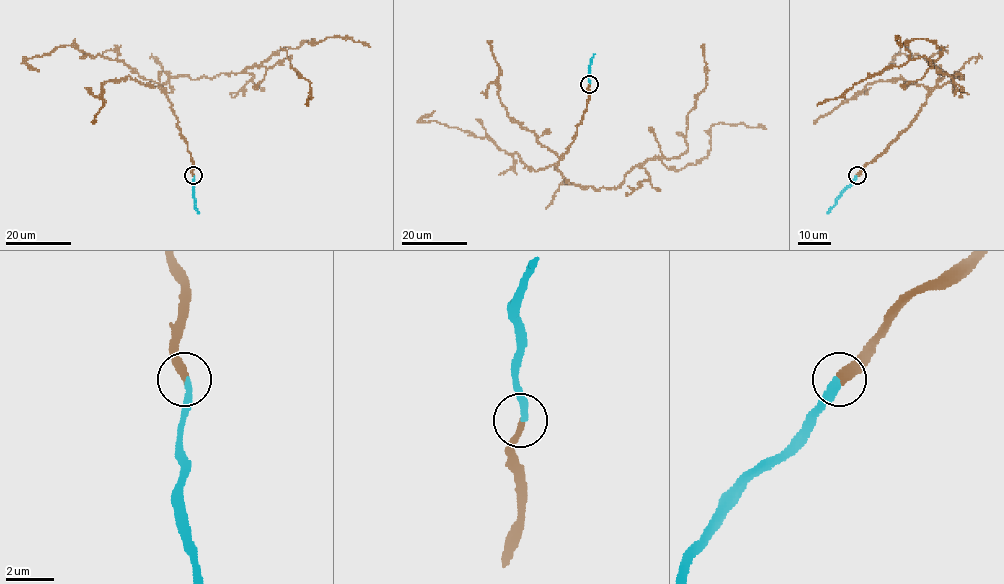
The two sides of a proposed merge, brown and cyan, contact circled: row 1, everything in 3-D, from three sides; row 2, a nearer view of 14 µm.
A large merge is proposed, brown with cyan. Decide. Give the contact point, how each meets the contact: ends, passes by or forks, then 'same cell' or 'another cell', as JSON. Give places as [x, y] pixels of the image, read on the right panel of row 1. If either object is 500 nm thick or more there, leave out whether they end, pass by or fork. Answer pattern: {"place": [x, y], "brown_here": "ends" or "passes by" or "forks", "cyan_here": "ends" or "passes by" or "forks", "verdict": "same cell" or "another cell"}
{"place": [857, 175], "brown_here": "ends", "cyan_here": "ends", "verdict": "same cell"}

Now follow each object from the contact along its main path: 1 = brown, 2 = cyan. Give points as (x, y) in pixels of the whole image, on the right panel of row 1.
1: (857, 175), (909, 126), (927, 95), (963, 77), (940, 73), (923, 56), (888, 67), (817, 105)
2: (857, 175), (826, 214)

